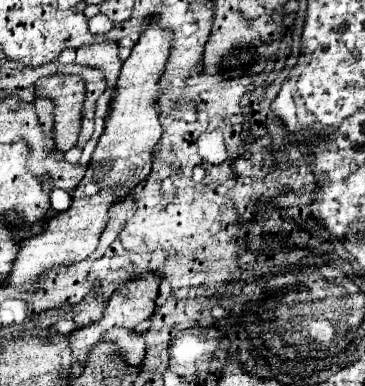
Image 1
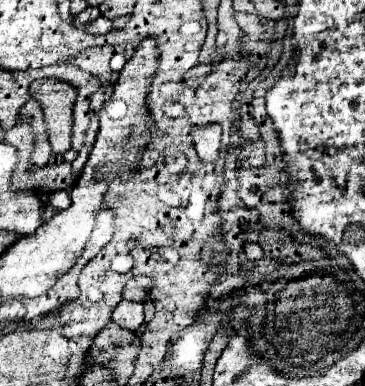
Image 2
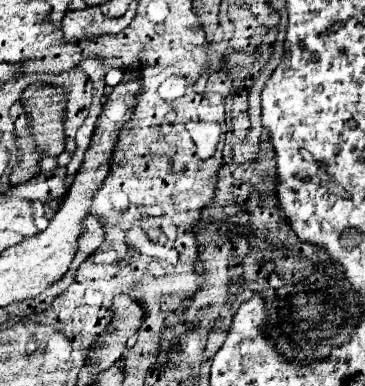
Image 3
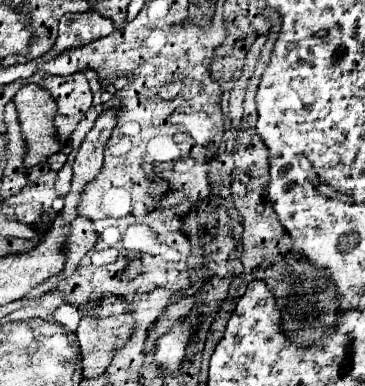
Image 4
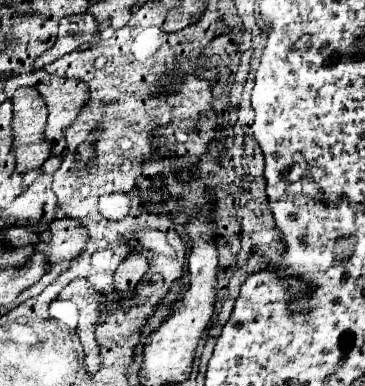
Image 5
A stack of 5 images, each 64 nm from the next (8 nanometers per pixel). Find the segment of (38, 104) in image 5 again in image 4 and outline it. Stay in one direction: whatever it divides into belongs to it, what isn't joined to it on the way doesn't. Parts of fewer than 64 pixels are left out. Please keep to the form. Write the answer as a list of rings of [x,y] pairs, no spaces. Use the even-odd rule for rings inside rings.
[[[28,84],[16,92],[14,104],[18,110],[24,142],[28,144],[24,168],[32,168],[46,162],[52,154],[60,150],[52,124],[52,118],[56,114],[56,102],[40,86]]]

